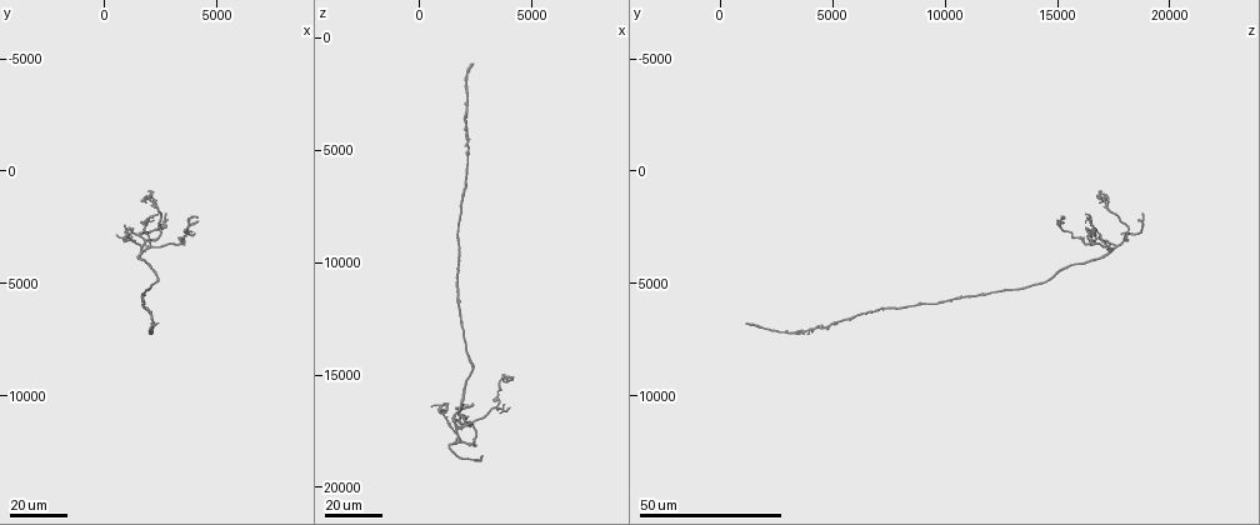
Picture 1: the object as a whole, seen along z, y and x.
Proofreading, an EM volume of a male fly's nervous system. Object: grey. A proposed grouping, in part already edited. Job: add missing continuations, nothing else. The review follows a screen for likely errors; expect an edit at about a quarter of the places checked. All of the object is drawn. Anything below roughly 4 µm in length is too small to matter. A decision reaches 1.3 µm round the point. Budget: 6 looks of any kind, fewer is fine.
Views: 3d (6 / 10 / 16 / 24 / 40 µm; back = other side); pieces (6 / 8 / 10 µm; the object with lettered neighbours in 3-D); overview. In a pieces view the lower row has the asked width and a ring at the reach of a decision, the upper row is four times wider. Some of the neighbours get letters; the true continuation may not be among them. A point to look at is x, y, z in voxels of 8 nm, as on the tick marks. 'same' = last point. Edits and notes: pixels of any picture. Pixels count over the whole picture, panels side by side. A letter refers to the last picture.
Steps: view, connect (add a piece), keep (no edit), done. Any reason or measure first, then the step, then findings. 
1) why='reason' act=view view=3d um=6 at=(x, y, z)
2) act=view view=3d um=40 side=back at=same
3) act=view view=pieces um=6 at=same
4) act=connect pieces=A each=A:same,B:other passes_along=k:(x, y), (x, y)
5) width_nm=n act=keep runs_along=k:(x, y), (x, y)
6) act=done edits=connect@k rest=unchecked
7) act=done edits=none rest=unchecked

why='end of a long branch' act=view view=3d um=24 at=(2700, 1900, 18900)

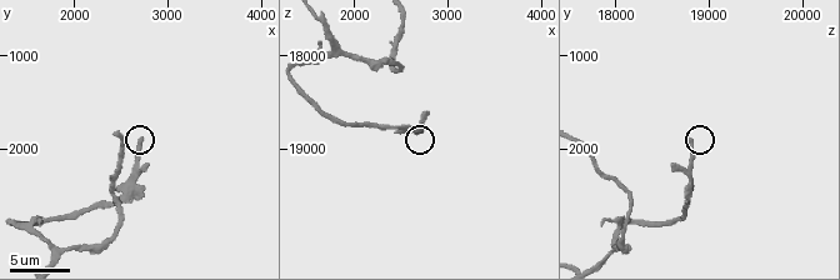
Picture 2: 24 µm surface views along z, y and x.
why='see the neighbours' act=view view=pieces um=8 at=(2700, 1900, 18800)

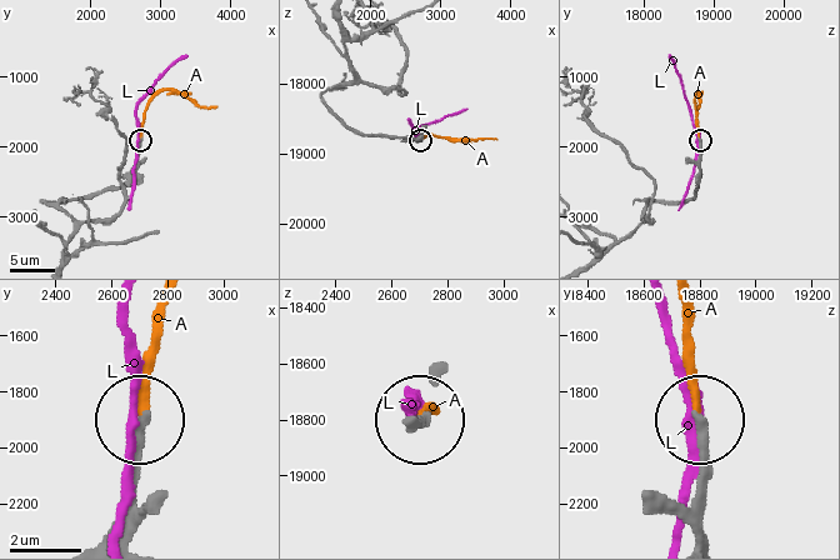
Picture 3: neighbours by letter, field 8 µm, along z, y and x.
width_nm=240 act=connect pieces=A each=A:same,L:other passes_along=3:(704, 513), (685, 300) found='the neuron continues'

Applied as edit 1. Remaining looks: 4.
act=view view=overview

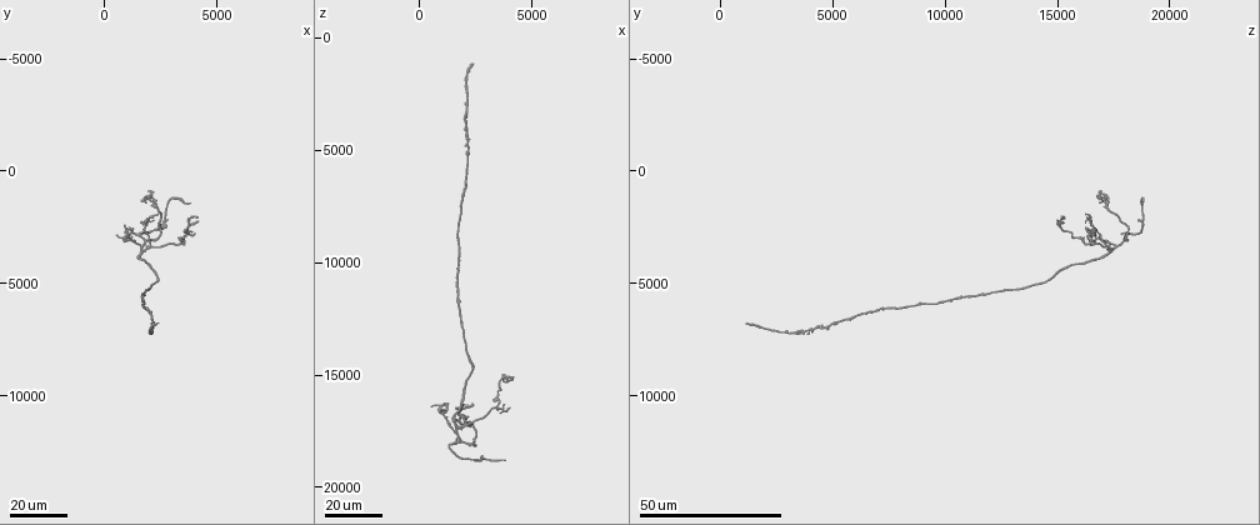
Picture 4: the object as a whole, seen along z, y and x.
why='free end' act=view view=3d um=24 at=(900, 2900, 16300)

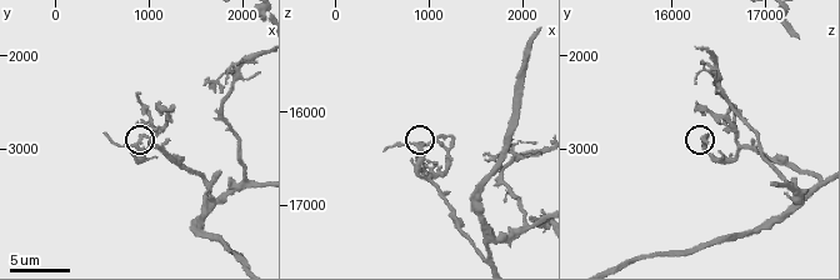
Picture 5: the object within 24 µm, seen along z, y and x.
act=view view=pieces um=6 at=(1000, 2900, 16350)

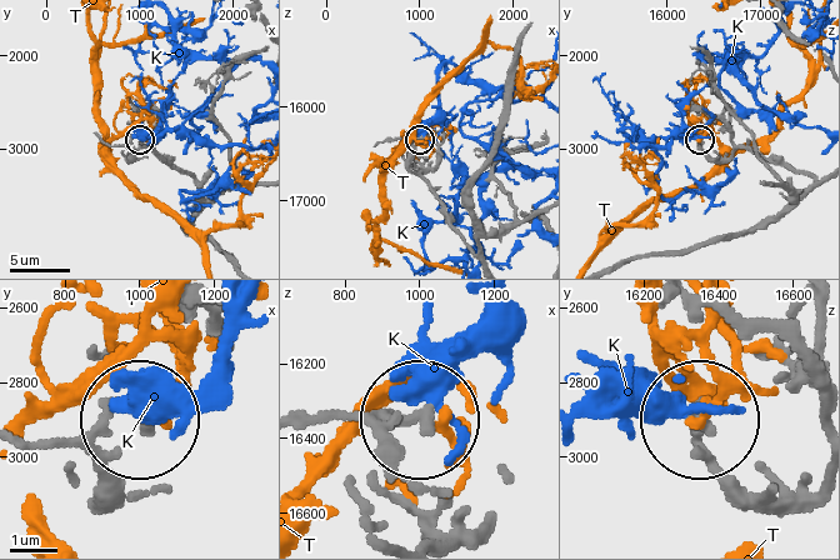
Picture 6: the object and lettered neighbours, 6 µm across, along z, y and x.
act=keep each=K:other,T:other runs_along=6:(819, 480), (783, 496), (748, 493), (699, 420) found='no lettered piece goes on from it'

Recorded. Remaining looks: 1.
act=done edits=connect@3 rest=unchecked

